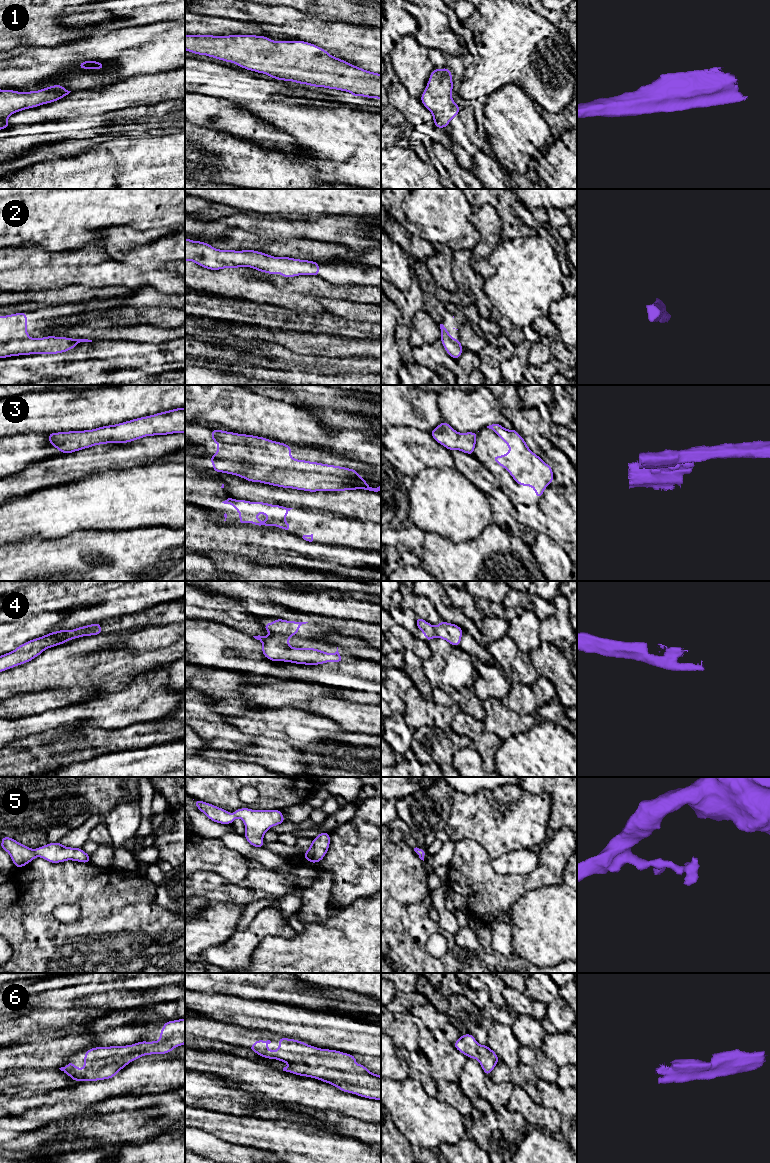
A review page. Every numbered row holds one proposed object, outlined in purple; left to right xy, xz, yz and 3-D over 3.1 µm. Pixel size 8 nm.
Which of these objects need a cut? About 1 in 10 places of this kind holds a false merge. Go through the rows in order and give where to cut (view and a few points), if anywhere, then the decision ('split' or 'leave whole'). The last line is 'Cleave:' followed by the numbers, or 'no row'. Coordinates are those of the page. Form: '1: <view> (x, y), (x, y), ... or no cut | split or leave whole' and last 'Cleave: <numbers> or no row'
1: no cut | leave whole
2: no cut | leave whole
3: xy (53, 433), (49, 434) | split
4: no cut | leave whole
5: no cut | leave whole
6: no cut | leave whole
Cleave: 3

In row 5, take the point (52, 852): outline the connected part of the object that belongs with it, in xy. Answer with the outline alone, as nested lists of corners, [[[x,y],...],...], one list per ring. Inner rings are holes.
[[[1,836],[2,842],[0,848],[7,851],[17,868],[29,864],[36,857],[41,857],[50,863],[61,863],[72,860],[82,863],[90,863],[90,855],[82,848],[65,847],[61,842],[48,843],[37,849],[29,848],[14,838]]]

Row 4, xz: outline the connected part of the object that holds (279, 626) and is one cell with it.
[[[275,619],[272,623],[266,623],[264,629],[271,634],[269,636],[253,636],[262,642],[262,654],[272,662],[283,661],[295,664],[319,665],[327,662],[342,662],[342,656],[337,651],[334,654],[315,648],[295,648],[289,645],[289,638],[297,635],[300,626],[308,622],[288,621]]]

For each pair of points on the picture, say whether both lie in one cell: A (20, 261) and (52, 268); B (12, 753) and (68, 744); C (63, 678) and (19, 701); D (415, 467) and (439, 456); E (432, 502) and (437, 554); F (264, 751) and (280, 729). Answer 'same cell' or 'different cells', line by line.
A: same cell
B: same cell
C: different cells
D: same cell
E: different cells
F: different cells

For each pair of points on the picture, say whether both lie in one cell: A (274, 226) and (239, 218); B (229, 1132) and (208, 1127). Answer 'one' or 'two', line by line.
A: one
B: one

